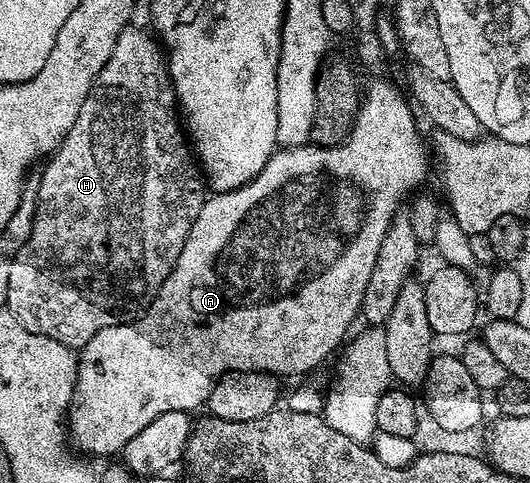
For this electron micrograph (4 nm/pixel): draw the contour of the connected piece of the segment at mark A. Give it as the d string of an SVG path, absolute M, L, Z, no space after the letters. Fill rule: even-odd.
M385 79L375 80L366 91L364 88L357 120L349 131L349 138L344 139L342 143L335 147L306 145L278 149L250 183L227 193L210 194L206 198L203 209L199 209L199 217L195 217L195 225L191 225L191 233L183 245L183 253L179 253L179 261L153 298L151 309L128 323L101 327L99 333L95 333L91 341L87 341L84 347L80 348L77 384L73 390L73 404L67 416L67 431L72 442L76 446L78 443L86 456L124 452L127 441L131 441L131 437L135 437L139 429L147 429L147 425L151 425L151 421L159 417L162 411L193 413L196 412L196 407L204 408L209 402L209 394L215 381L219 381L219 377L223 377L227 371L262 371L278 377L305 375L308 371L315 370L333 350L336 352L346 342L353 318L361 315L361 302L367 289L367 281L371 281L371 269L375 269L375 261L381 253L381 244L386 242L394 226L395 216L398 214L396 211L402 206L405 194L413 190L416 192L416 187L429 175L429 155L425 152L425 143L421 140L420 129L417 128L418 116L410 100L402 95L397 92L395 84L388 83ZM329 167L365 167L365 175L381 175L381 183L393 183L393 199L389 199L389 203L381 203L381 219L377 219L377 211L373 211L373 215L369 215L369 211L361 211L361 199L357 199L357 191L353 191L349 183L337 183L337 179L329 175Z

